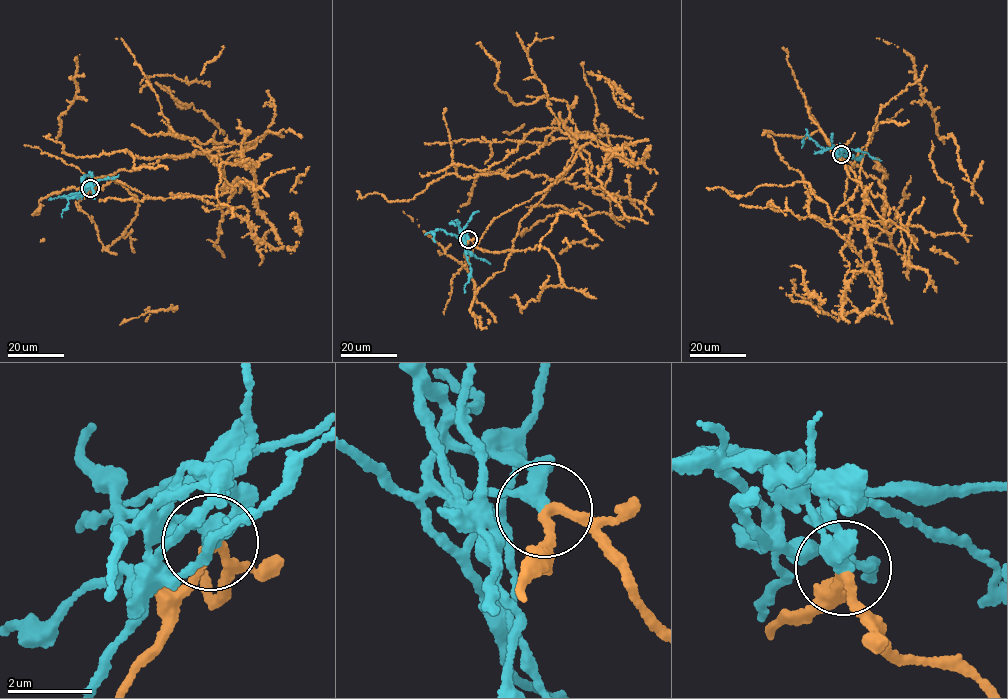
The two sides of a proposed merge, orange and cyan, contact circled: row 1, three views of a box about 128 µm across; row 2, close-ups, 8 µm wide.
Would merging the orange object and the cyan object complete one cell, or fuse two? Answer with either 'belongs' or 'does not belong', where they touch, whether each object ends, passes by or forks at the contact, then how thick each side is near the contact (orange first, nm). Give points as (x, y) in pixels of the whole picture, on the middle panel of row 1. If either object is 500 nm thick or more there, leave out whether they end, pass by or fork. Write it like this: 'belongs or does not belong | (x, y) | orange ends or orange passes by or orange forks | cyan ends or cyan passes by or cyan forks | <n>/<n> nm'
does not belong | (468, 239) | orange passes by | cyan passes by | 190/320 nm

